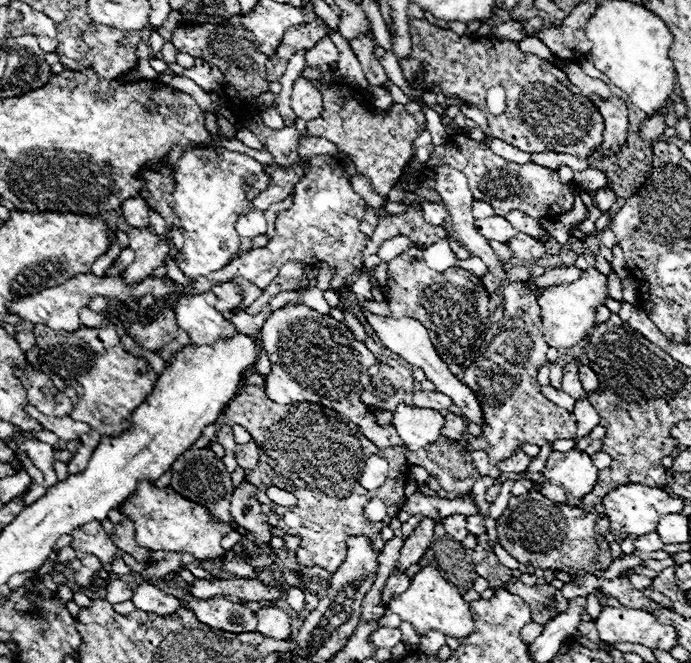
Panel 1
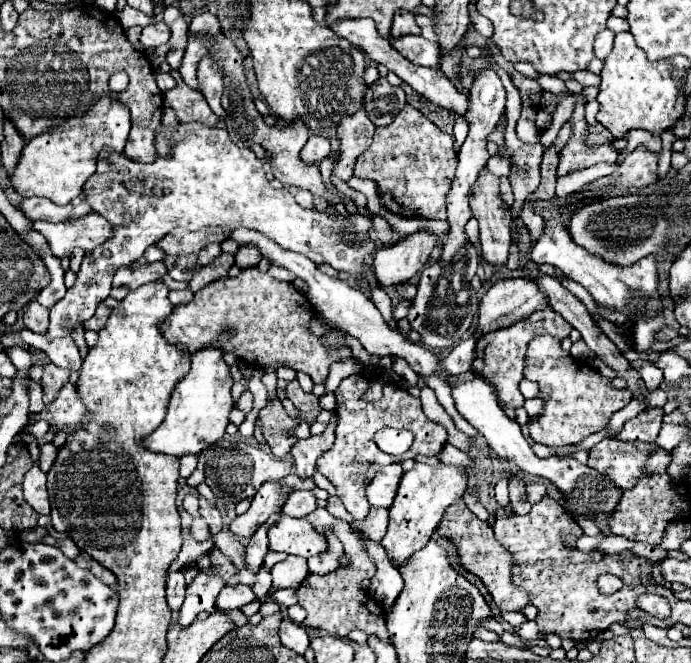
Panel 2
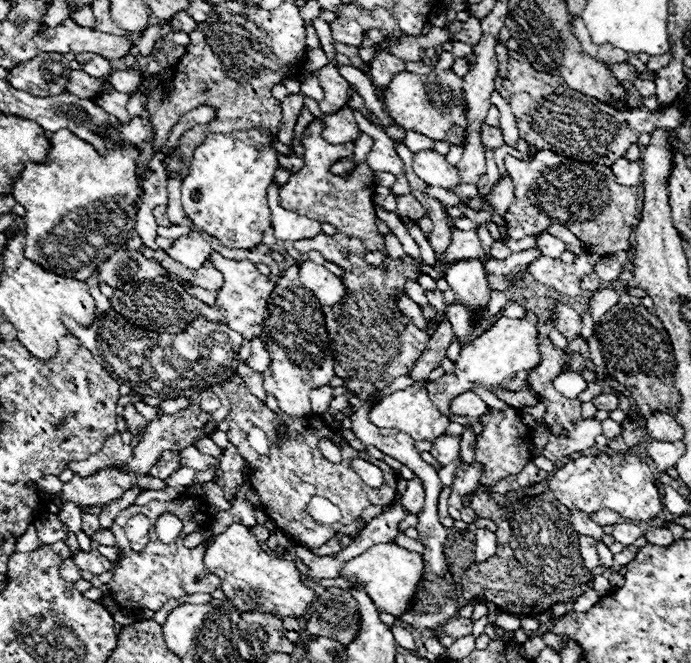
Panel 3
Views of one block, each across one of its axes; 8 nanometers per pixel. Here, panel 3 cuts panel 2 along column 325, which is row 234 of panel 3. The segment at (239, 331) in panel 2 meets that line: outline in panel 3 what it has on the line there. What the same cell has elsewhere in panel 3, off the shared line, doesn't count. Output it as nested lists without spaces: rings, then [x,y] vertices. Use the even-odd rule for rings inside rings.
[[[314,120],[302,134],[304,146],[304,166],[290,176],[290,180],[280,188],[280,204],[282,208],[296,212],[300,216],[308,216],[320,224],[332,224],[340,234],[350,238],[358,238],[364,242],[368,252],[384,250],[384,238],[376,226],[374,214],[374,172],[366,162],[360,162],[354,168],[352,176],[334,176],[330,166],[342,158],[354,156],[354,142],[346,144],[328,144],[322,136],[322,124]]]

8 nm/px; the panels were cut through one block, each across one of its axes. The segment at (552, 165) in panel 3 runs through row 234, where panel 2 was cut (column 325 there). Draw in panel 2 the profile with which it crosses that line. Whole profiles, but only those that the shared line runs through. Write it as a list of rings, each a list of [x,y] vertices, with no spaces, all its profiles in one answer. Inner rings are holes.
[[[326,508],[314,510],[308,516],[308,520],[320,534],[324,534],[328,528],[332,528],[334,534],[340,538],[340,542],[344,544],[344,552],[350,554],[352,564],[350,564],[350,568],[338,568],[334,574],[306,576],[306,580],[298,588],[298,604],[308,612],[308,618],[302,622],[302,626],[304,628],[320,628],[320,630],[326,630],[326,632],[340,636],[340,638],[346,638],[352,630],[362,630],[366,634],[376,634],[382,642],[390,642],[388,632],[386,632],[384,610],[378,608],[378,604],[374,600],[370,600],[370,596],[366,592],[362,592],[362,588],[360,588],[362,580],[374,576],[376,568],[374,568],[374,562],[368,558],[368,552],[364,550],[362,542],[352,532],[350,524],[330,516]]]

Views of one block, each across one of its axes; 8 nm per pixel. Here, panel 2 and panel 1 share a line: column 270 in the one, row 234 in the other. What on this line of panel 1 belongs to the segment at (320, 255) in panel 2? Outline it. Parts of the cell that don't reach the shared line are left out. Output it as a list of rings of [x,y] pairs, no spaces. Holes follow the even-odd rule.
[[[188,148],[182,158],[176,164],[176,192],[174,196],[174,212],[176,212],[176,226],[184,228],[188,232],[188,238],[176,254],[176,264],[182,274],[188,278],[198,278],[198,276],[208,276],[214,270],[224,268],[240,250],[240,234],[236,232],[236,222],[240,216],[252,210],[252,200],[270,186],[270,174],[264,170],[264,166],[240,152],[230,152],[224,148]]]

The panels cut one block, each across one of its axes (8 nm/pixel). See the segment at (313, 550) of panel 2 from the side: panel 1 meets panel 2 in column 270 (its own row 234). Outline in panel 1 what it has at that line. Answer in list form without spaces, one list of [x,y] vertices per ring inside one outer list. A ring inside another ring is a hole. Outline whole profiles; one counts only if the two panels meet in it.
[[[512,210],[512,212],[506,216],[506,220],[508,220],[518,232],[524,232],[524,234],[536,238],[536,240],[542,240],[542,242],[548,242],[548,240],[550,240],[548,230],[546,230],[542,224],[538,224],[538,220],[526,216],[526,214],[520,212],[520,210]]]

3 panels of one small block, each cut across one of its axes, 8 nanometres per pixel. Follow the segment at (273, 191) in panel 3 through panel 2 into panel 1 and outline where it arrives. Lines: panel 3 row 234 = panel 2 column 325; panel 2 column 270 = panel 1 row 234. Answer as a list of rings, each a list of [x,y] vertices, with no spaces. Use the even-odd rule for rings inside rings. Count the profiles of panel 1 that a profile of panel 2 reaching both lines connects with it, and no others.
[[[260,210],[248,212],[248,216],[242,216],[242,218],[236,222],[236,230],[240,232],[242,238],[254,238],[254,236],[266,234],[264,214],[262,214]]]

